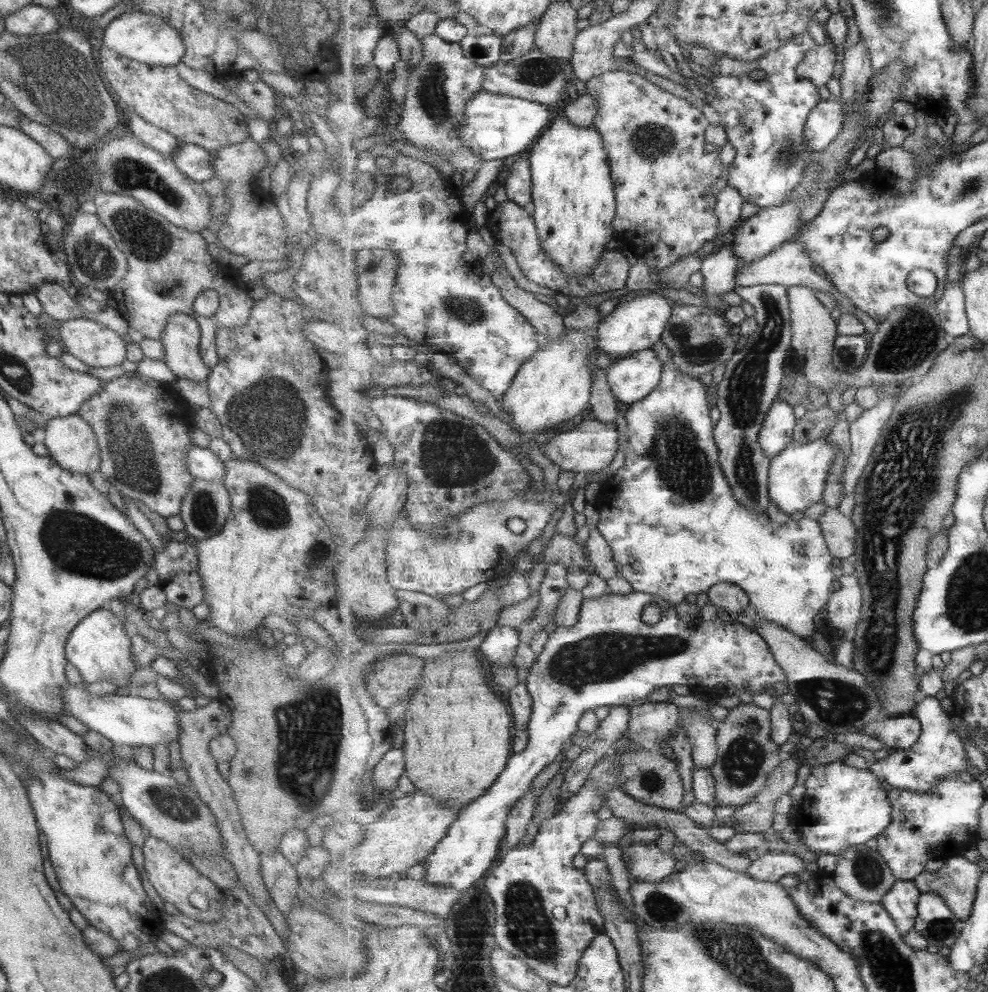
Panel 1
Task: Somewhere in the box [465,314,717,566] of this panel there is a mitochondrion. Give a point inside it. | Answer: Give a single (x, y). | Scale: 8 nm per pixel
(682, 465)

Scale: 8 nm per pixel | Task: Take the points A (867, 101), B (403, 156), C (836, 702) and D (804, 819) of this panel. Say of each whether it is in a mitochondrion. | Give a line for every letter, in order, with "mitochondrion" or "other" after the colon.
A: other
B: other
C: mitochondrion
D: other

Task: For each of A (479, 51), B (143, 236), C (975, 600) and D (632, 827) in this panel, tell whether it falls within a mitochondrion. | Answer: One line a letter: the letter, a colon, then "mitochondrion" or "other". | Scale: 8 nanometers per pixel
A: mitochondrion
B: mitochondrion
C: mitochondrion
D: other

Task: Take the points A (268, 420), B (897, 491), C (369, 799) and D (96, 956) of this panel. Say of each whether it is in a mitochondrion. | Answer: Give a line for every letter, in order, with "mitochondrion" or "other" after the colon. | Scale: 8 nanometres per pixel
A: mitochondrion
B: mitochondrion
C: mitochondrion
D: other

